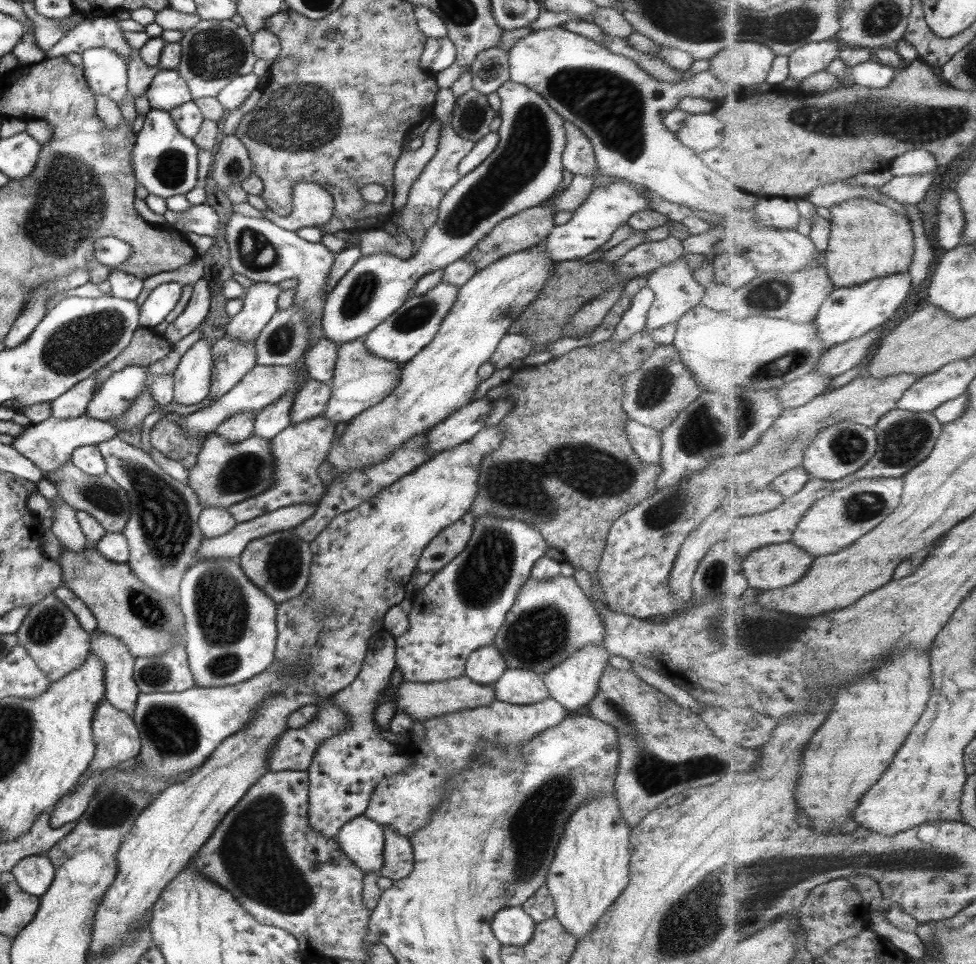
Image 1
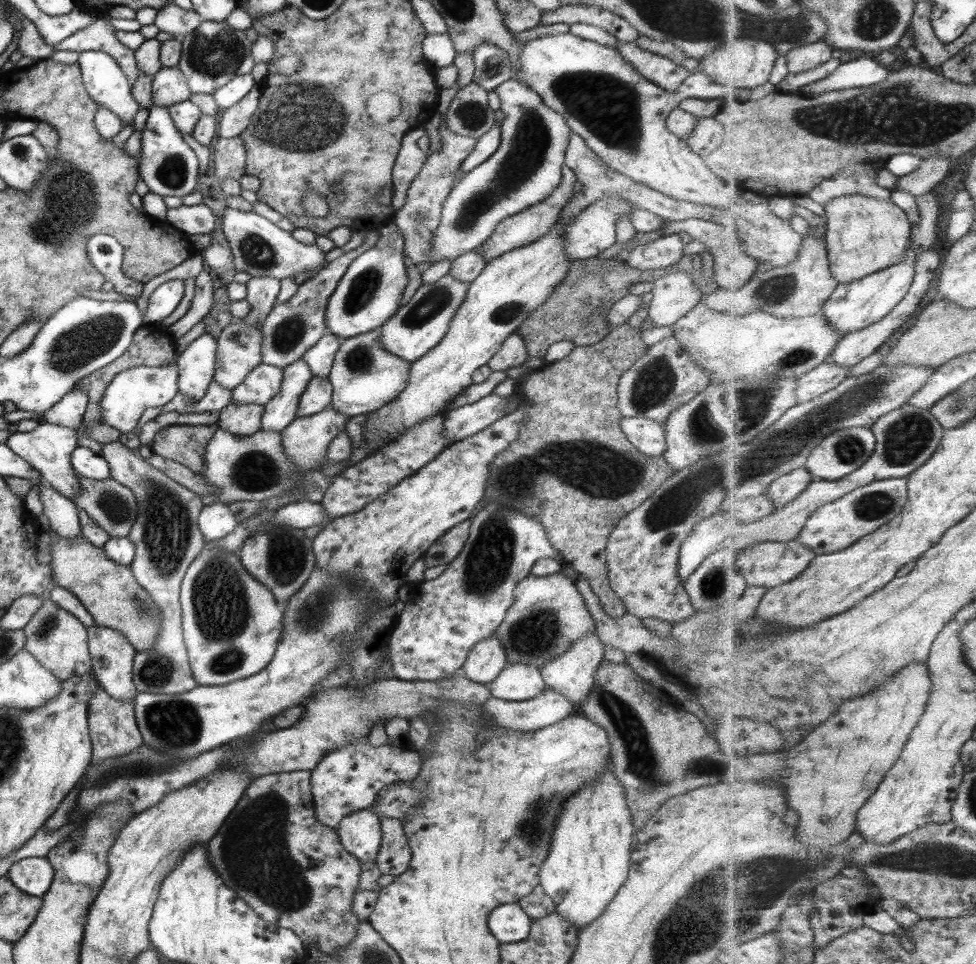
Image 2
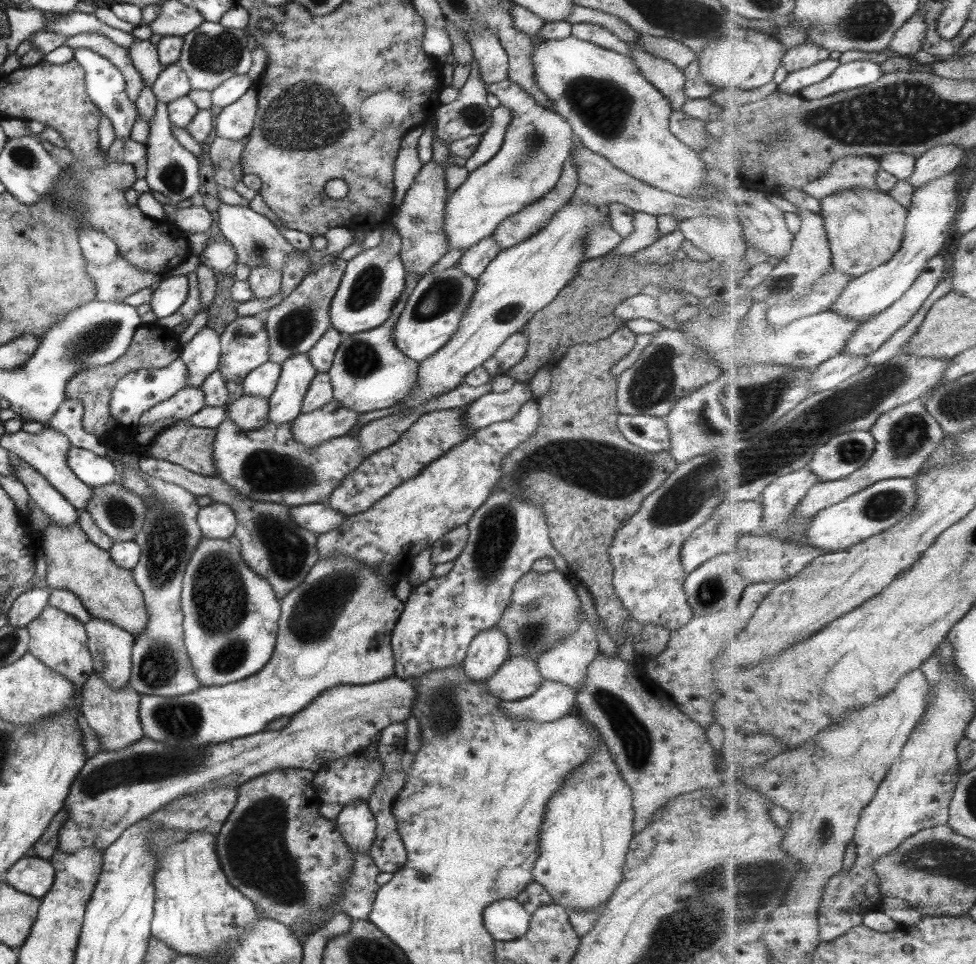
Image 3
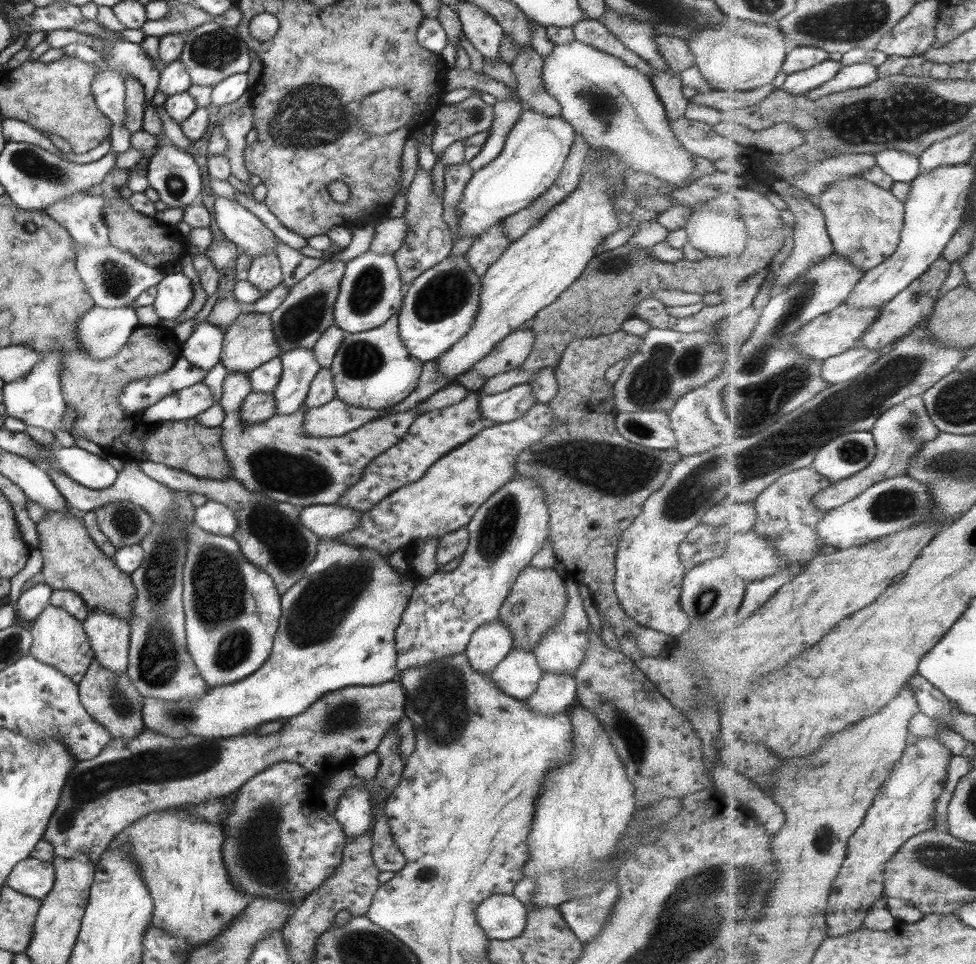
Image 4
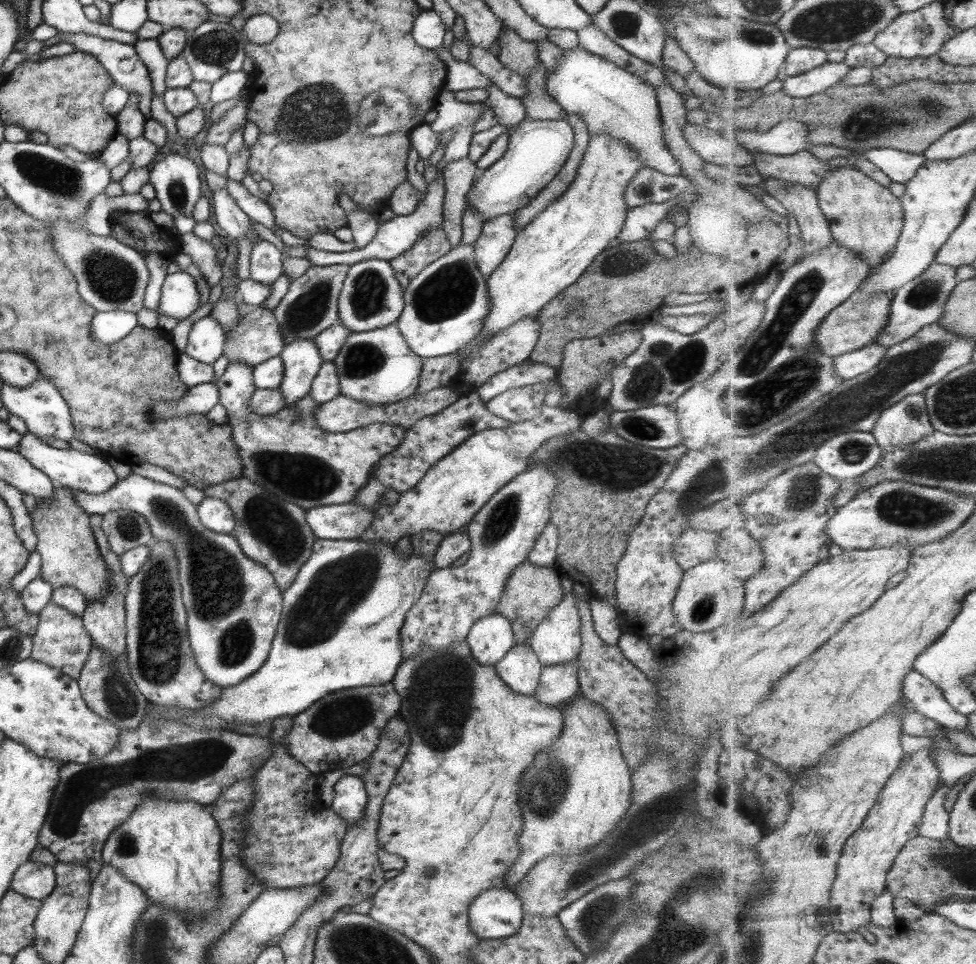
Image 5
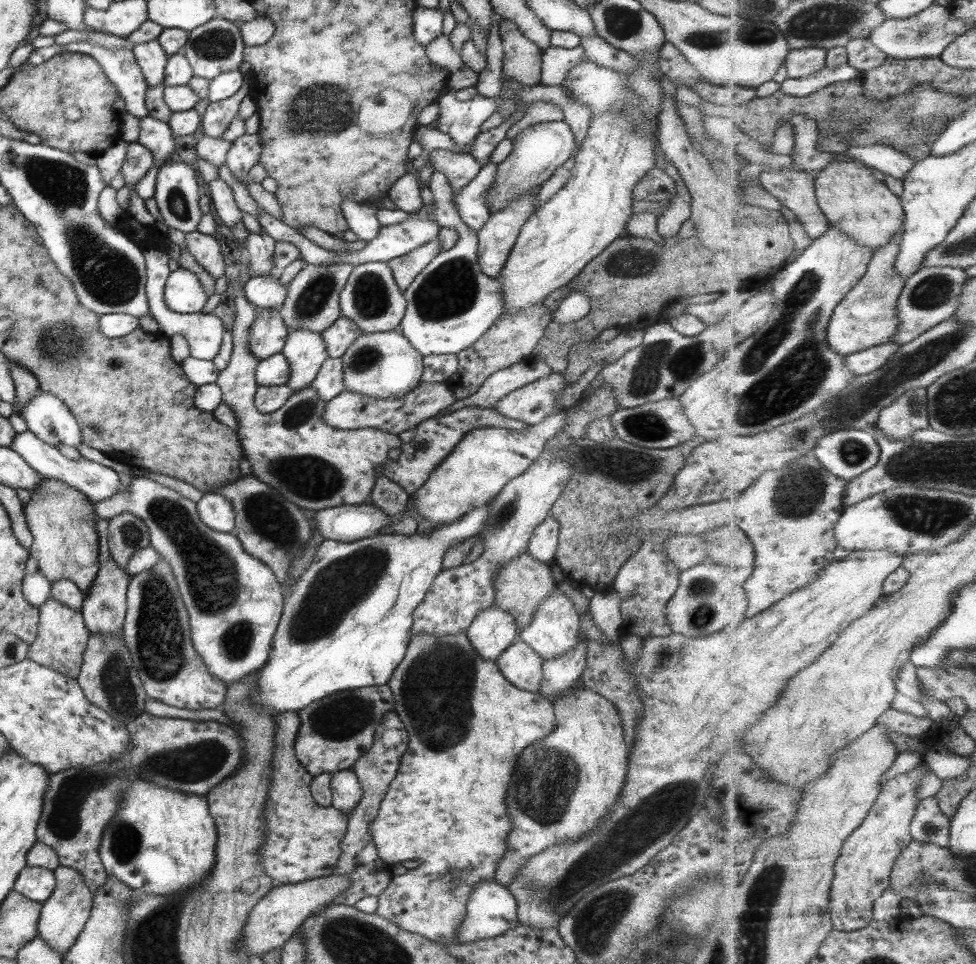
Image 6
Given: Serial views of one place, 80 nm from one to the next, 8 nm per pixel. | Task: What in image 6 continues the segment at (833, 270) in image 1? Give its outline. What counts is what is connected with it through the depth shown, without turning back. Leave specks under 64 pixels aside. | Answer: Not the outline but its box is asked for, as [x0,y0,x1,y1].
[816,159,906,252]

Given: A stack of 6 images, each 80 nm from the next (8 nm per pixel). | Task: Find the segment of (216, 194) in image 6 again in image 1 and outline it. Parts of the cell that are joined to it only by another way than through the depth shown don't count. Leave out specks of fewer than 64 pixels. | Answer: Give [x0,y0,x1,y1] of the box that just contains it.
[224,213,335,346]

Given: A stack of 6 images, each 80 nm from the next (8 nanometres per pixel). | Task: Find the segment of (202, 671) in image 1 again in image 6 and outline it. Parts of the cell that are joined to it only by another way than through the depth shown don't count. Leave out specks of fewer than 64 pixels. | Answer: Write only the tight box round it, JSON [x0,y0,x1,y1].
[92,477,284,686]

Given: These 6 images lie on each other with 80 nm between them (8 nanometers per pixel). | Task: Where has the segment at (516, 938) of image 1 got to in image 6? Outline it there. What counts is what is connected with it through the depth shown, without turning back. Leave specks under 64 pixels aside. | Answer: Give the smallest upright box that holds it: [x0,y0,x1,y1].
[457,881,517,944]

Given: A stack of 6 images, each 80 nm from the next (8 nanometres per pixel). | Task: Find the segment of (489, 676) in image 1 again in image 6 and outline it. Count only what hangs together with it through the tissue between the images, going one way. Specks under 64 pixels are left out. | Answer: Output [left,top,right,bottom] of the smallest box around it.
[464,604,518,661]

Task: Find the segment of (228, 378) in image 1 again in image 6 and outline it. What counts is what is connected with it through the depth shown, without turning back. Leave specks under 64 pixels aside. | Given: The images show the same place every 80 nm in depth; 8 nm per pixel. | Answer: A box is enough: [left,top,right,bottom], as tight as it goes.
[248,307,288,361]

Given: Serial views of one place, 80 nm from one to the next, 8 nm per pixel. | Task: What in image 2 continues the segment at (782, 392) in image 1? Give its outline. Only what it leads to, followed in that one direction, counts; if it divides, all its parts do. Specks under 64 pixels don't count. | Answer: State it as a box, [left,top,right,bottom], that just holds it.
[798,361,851,403]

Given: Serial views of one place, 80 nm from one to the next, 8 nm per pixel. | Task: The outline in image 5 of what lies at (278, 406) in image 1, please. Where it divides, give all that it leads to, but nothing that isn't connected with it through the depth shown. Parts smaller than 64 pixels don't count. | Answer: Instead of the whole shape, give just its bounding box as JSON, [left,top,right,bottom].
[278,338,322,406]

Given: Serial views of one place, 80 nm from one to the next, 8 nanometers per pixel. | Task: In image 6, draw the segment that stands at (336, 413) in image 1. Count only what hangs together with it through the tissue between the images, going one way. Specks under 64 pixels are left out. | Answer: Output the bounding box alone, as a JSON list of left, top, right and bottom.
[340,332,422,400]

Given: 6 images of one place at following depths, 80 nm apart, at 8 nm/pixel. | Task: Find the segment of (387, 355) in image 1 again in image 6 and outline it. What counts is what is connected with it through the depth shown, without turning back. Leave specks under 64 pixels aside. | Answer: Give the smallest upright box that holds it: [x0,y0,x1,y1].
[400,170,506,357]

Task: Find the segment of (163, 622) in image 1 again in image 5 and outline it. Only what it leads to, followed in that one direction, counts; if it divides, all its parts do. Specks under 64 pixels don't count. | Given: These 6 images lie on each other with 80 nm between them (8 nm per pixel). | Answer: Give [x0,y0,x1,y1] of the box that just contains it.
[30,486,108,600]

